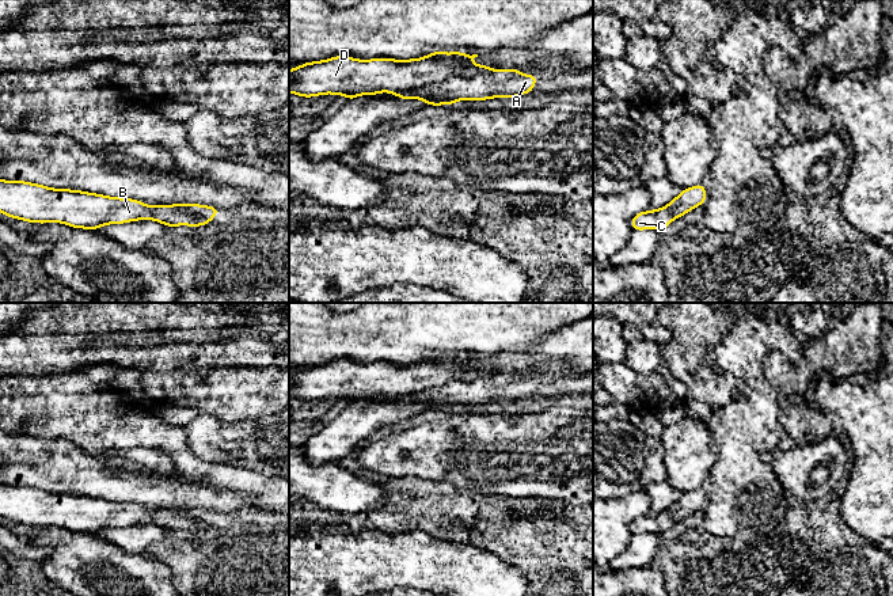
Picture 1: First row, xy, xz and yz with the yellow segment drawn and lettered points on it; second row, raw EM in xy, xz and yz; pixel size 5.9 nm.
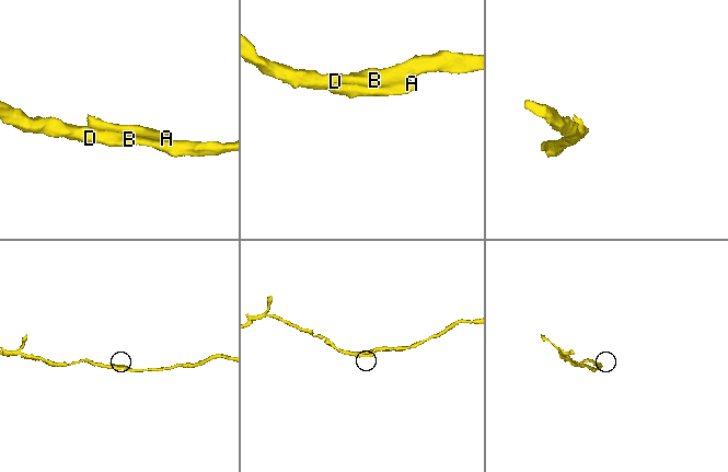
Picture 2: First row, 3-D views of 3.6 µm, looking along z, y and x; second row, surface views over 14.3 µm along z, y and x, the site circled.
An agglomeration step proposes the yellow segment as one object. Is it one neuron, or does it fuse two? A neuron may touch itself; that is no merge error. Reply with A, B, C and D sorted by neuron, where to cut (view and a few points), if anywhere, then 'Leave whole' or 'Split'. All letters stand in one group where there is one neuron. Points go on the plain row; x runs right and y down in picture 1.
Groups: A / B C D. Split along xz (494, 374), (472, 380), (448, 380), (436, 387), (392, 397). Split

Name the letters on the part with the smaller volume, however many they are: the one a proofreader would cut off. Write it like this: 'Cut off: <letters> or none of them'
Cut off: A

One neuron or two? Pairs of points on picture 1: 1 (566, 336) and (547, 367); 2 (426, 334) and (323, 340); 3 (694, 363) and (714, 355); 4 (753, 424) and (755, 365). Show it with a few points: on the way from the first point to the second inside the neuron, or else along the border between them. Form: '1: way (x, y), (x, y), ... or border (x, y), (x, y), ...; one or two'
1: way (565, 344), (551, 359); one
2: way (401, 334), (380, 334), (375, 340), (349, 340); one
3: border (718, 342), (709, 352), (709, 359); two
4: way (757, 409), (757, 380); one

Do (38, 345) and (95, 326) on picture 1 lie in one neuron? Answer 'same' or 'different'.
same

